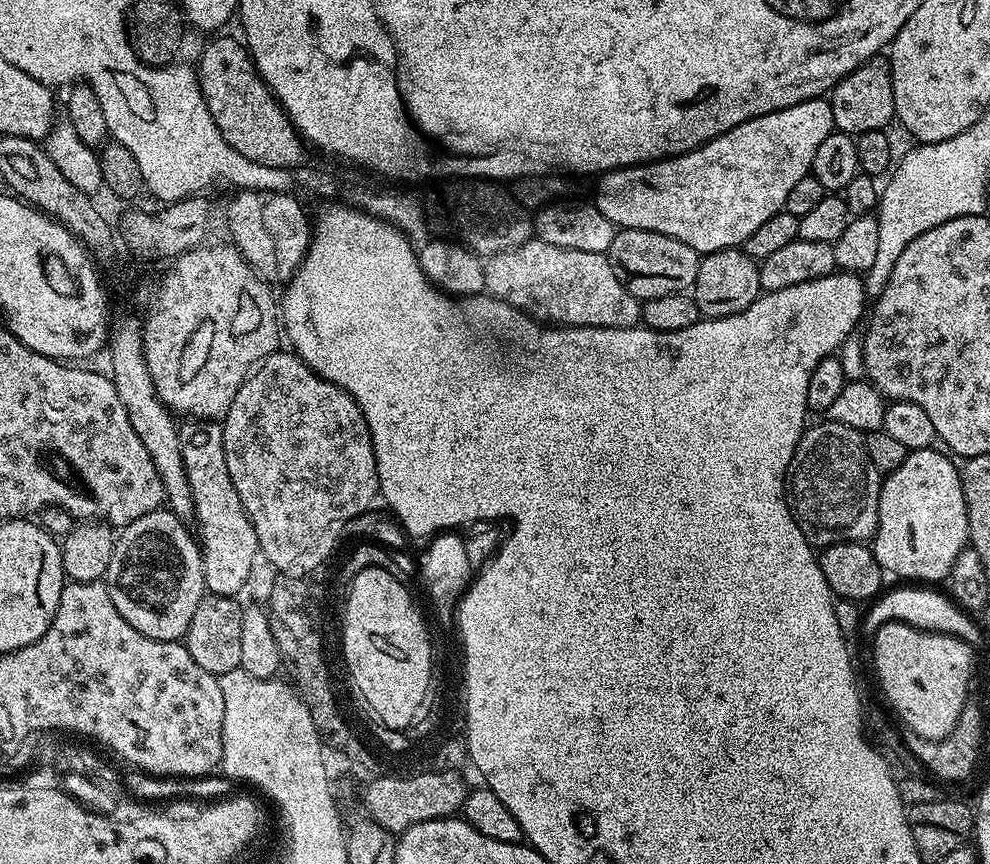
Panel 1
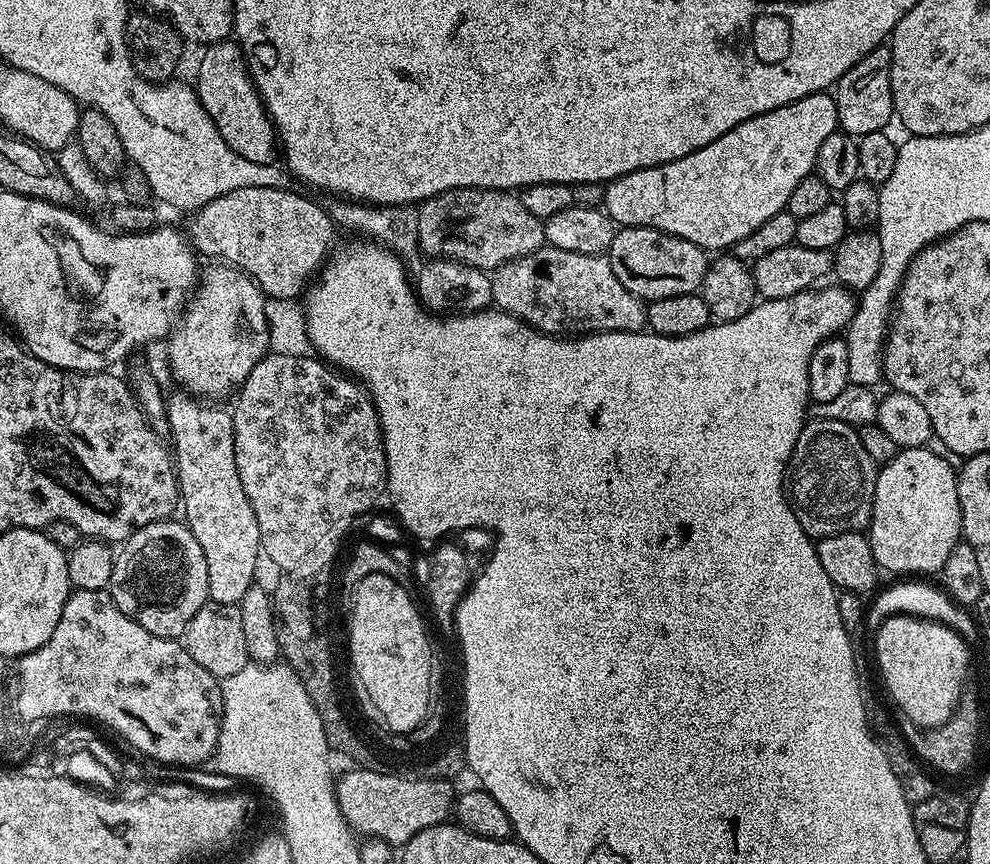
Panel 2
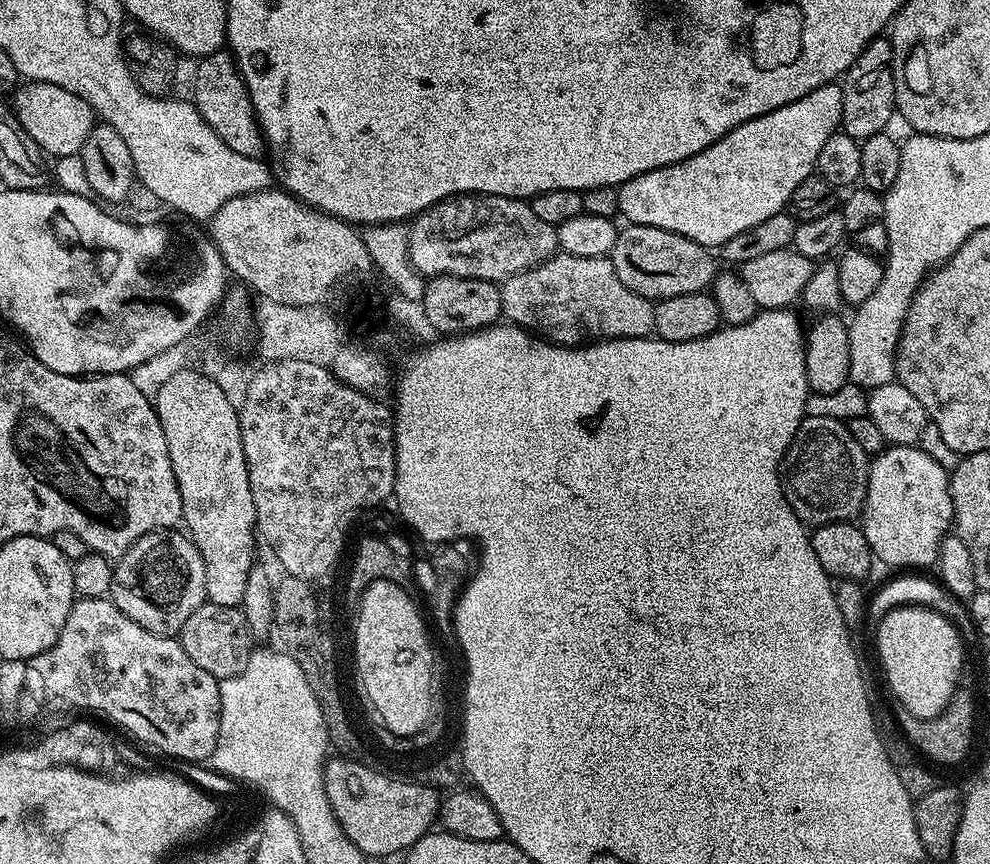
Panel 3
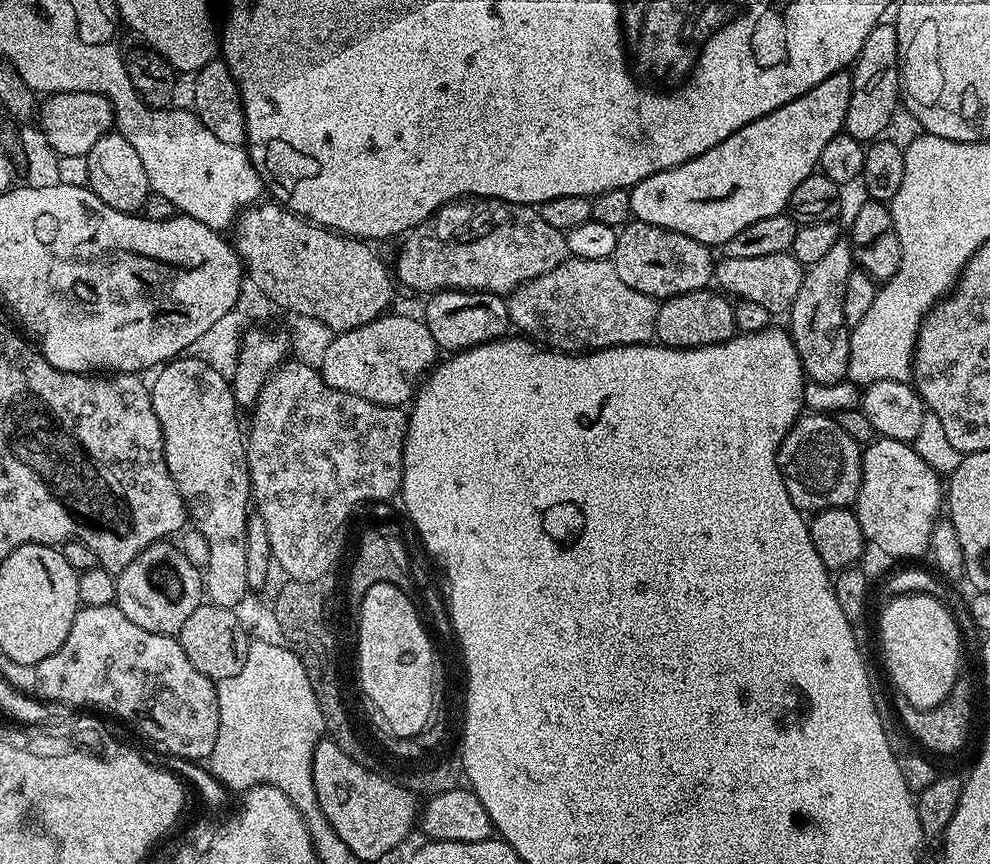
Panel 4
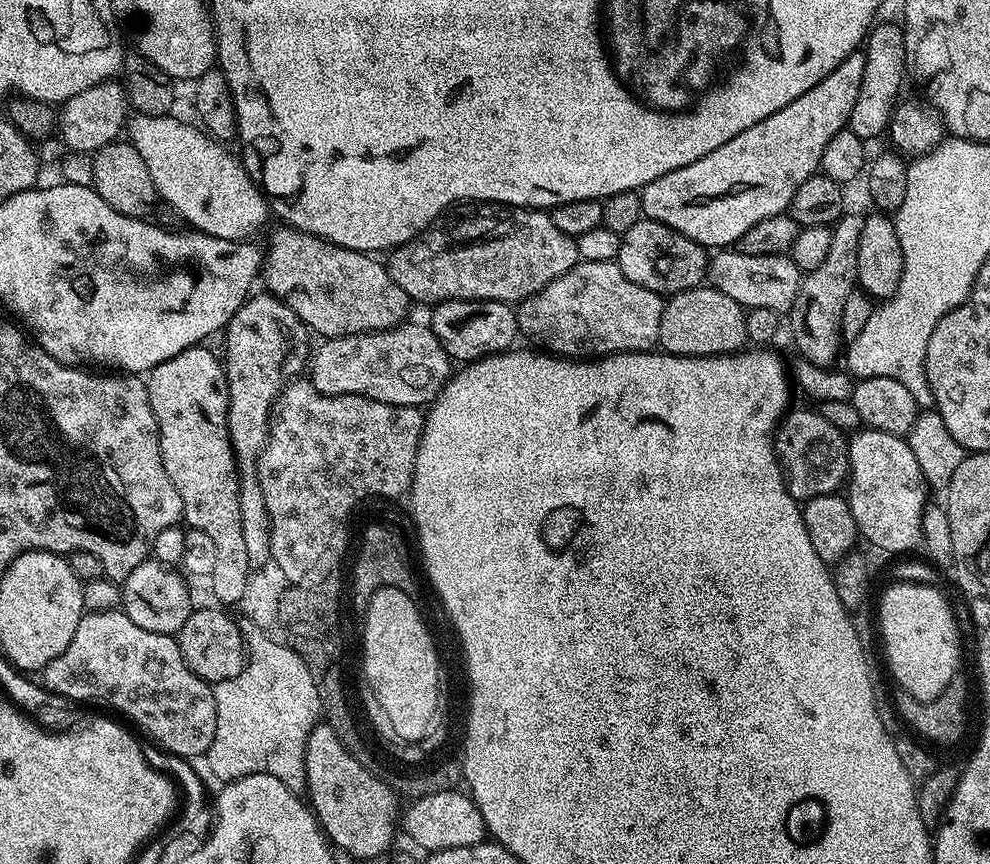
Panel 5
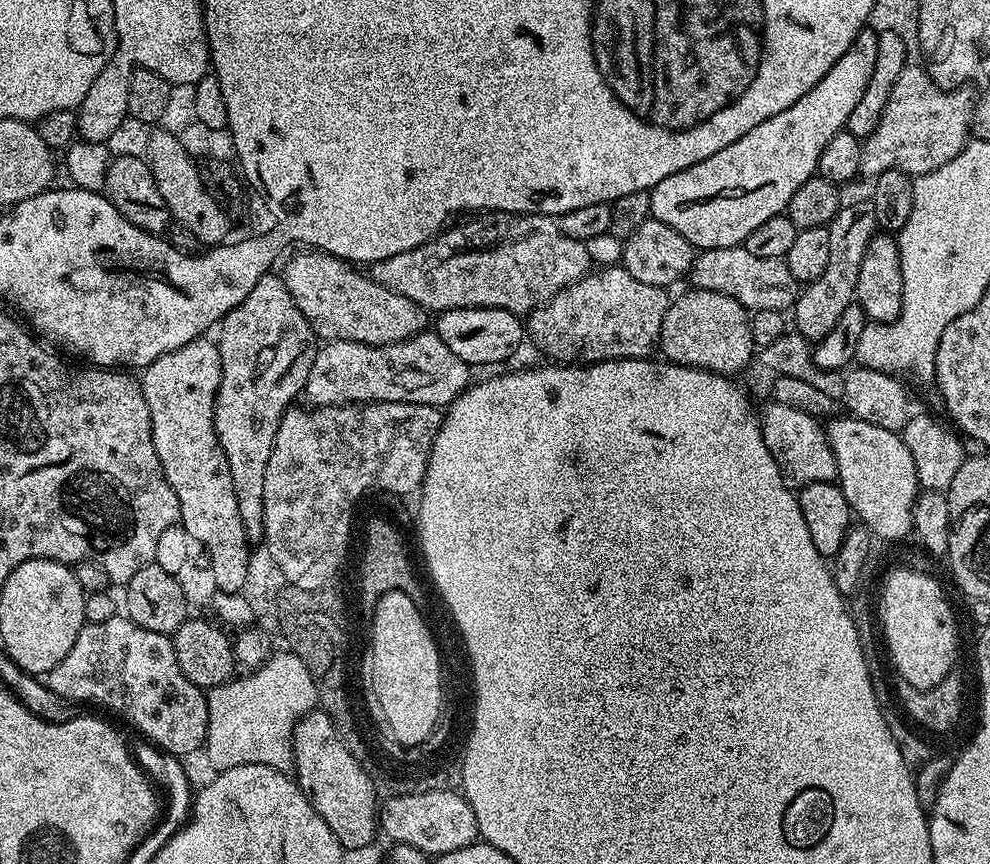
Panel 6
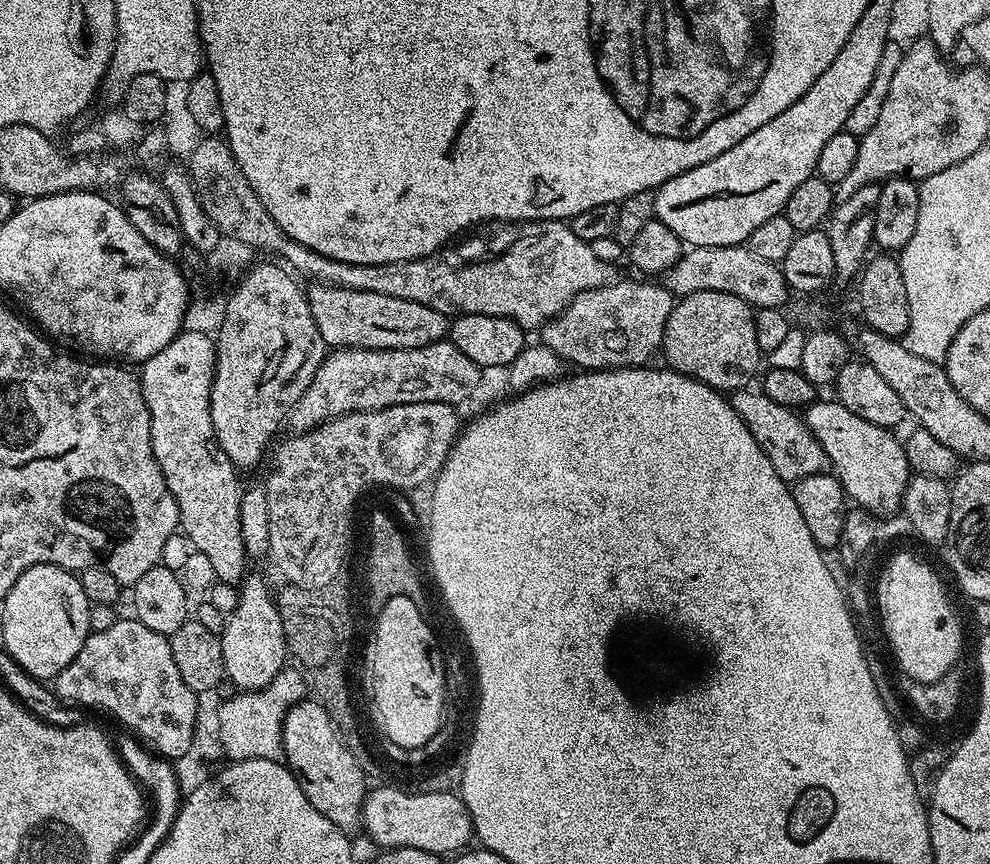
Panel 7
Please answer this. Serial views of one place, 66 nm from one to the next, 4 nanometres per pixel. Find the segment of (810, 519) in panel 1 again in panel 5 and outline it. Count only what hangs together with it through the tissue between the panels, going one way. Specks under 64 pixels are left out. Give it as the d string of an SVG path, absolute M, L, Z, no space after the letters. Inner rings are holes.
M804 408L798 409L797 412L795 412L795 410L789 411L784 419L780 421L774 439L776 441L776 461L779 462L780 473L784 476L784 485L787 486L788 493L790 493L796 501L807 502L816 496L831 496L839 493L841 489L845 487L848 479L848 440L846 439L845 433L839 432L834 426L830 426L830 422L826 422L826 418L822 418L819 411L812 410L812 412L807 412Z

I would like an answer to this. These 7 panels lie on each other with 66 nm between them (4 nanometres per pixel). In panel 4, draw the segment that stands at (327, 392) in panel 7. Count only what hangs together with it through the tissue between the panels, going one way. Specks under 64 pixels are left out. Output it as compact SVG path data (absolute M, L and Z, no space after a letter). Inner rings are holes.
M385 314L374 322L366 322L366 326L358 326L349 332L333 335L318 367L320 377L326 382L326 386L342 390L346 394L358 394L358 398L366 398L375 404L404 406L415 397L424 377L438 363L438 349L423 319L392 315Z

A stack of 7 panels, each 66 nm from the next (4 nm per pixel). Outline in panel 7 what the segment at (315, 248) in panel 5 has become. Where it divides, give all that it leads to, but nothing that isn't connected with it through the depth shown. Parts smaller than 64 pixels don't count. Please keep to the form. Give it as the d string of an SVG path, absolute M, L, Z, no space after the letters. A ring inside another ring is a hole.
M323 282L313 283L306 295L310 314L314 314L314 326L318 326L324 345L332 350L417 348L443 340L450 332L449 317L438 310L430 310L430 306L418 306L418 302L406 302L386 294L370 294L370 290L335 288Z

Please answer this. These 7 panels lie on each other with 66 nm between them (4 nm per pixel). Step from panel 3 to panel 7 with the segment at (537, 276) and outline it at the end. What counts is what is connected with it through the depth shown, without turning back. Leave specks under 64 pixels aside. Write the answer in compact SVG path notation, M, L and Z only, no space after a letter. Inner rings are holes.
M617 278L611 284L586 290L567 304L553 320L539 329L539 343L548 347L564 362L577 364L580 370L607 370L610 368L639 368L647 365L652 355L661 351L666 322L672 313L674 297L667 288L643 284L640 280Z

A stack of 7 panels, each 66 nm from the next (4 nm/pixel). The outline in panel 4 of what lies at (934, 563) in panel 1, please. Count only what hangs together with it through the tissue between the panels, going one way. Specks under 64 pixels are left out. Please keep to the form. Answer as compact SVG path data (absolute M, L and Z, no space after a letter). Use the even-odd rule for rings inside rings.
M877 438L867 445L862 452L862 482L858 490L858 498L854 511L858 518L858 526L862 526L862 534L869 545L881 548L888 556L901 556L908 560L911 556L920 556L929 551L928 543L936 521L941 519L942 505L946 500L946 492L942 480L936 471L918 456L911 443L903 444L897 440Z

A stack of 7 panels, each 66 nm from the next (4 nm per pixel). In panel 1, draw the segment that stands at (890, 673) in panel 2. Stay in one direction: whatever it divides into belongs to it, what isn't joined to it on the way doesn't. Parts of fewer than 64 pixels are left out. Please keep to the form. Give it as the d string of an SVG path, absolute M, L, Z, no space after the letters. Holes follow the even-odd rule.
M902 623L884 624L876 631L872 641L874 641L872 644L872 656L876 659L876 676L880 679L880 688L884 691L885 698L892 703L893 710L904 719L905 725L903 727L916 732L923 740L941 740L942 738L946 738L954 730L954 726L958 722L965 704L969 703L970 700L970 696L968 696L968 683L972 680L972 654L974 654L974 648L965 641L954 636L949 636L946 633L925 632L912 625Z

